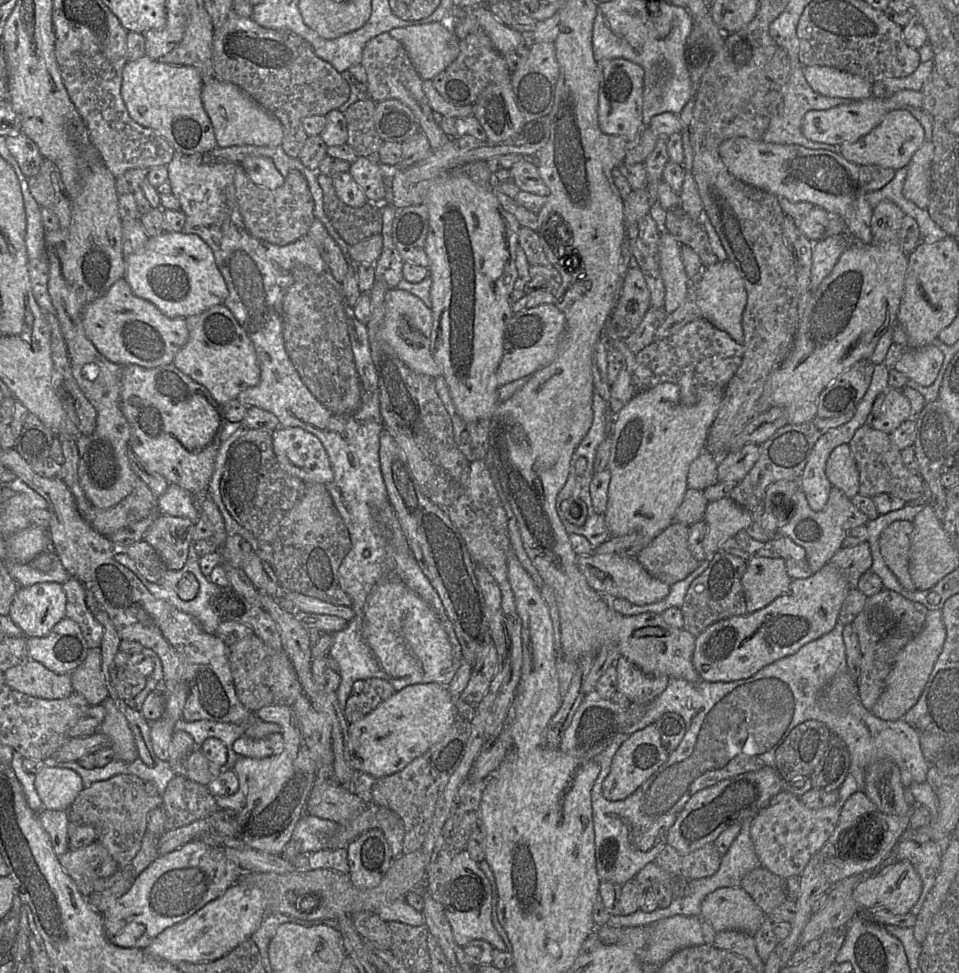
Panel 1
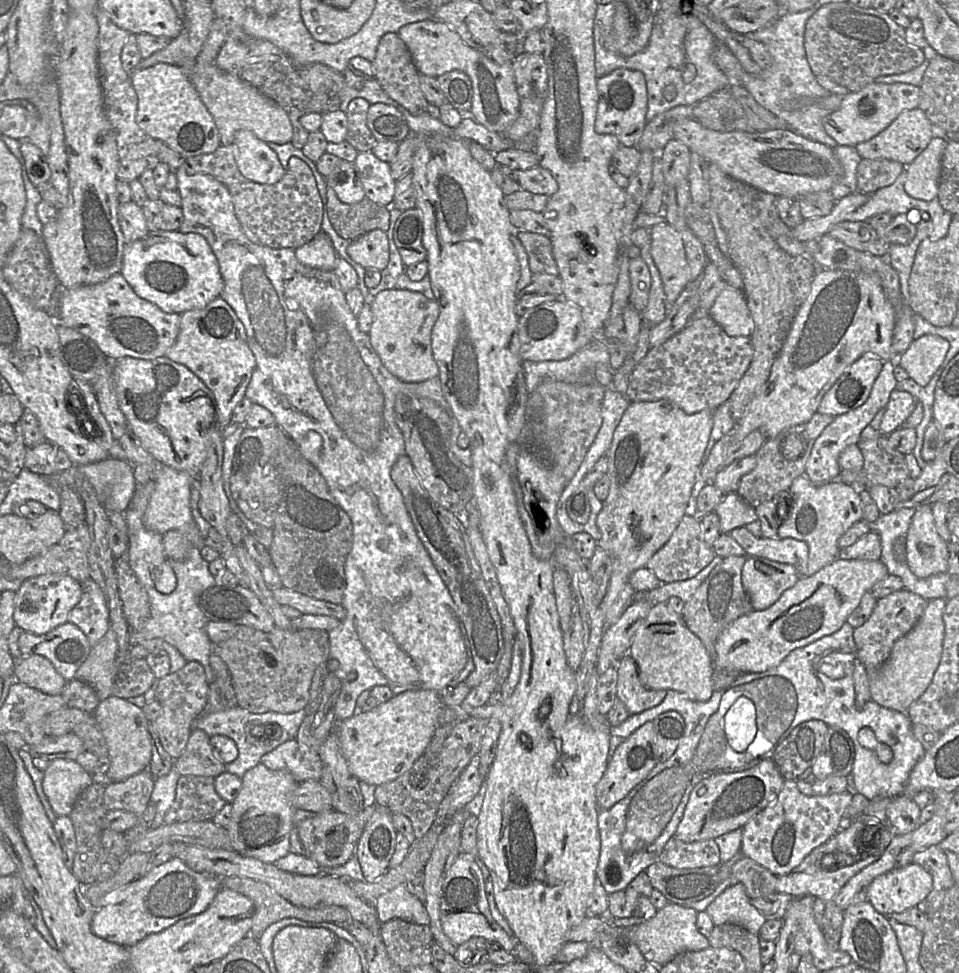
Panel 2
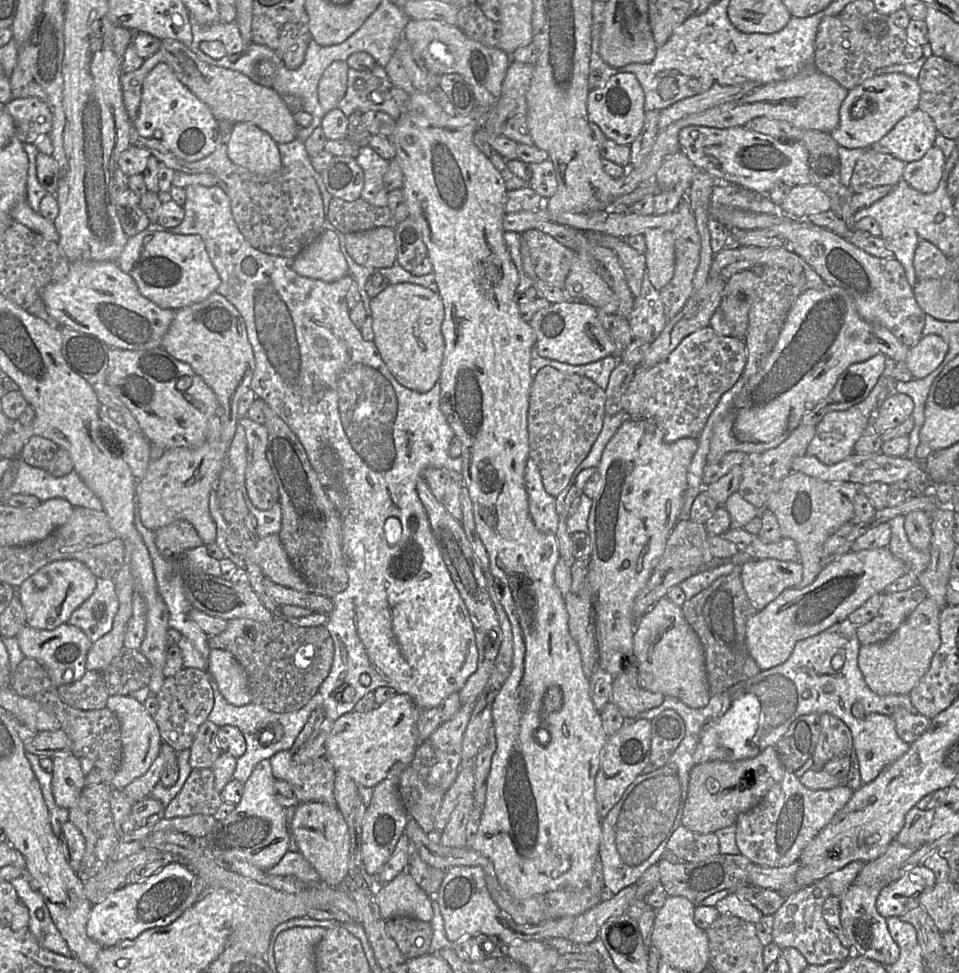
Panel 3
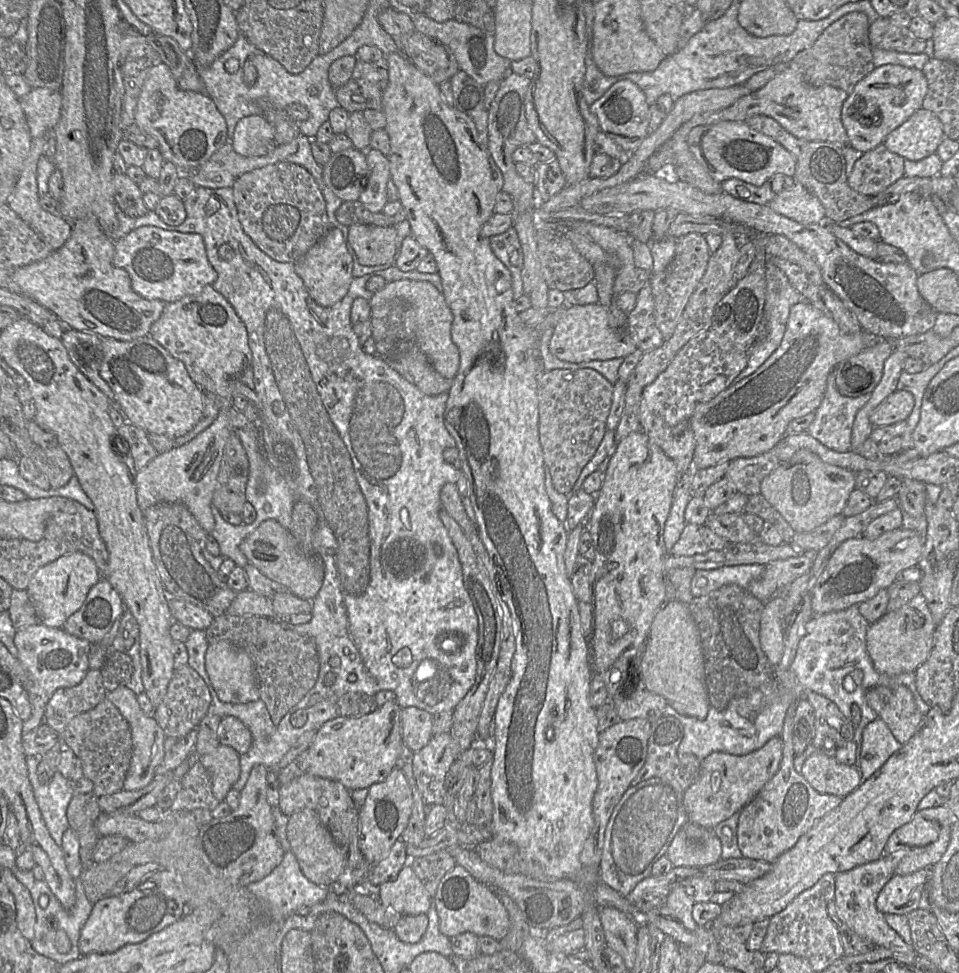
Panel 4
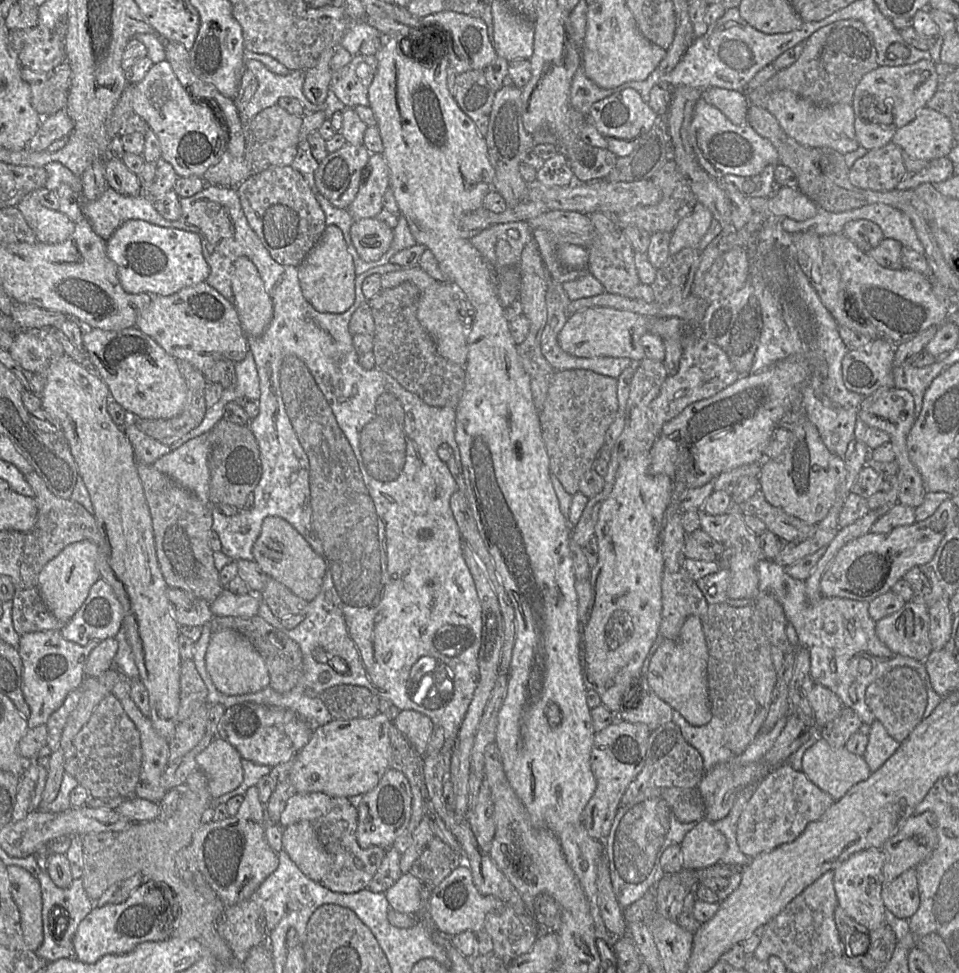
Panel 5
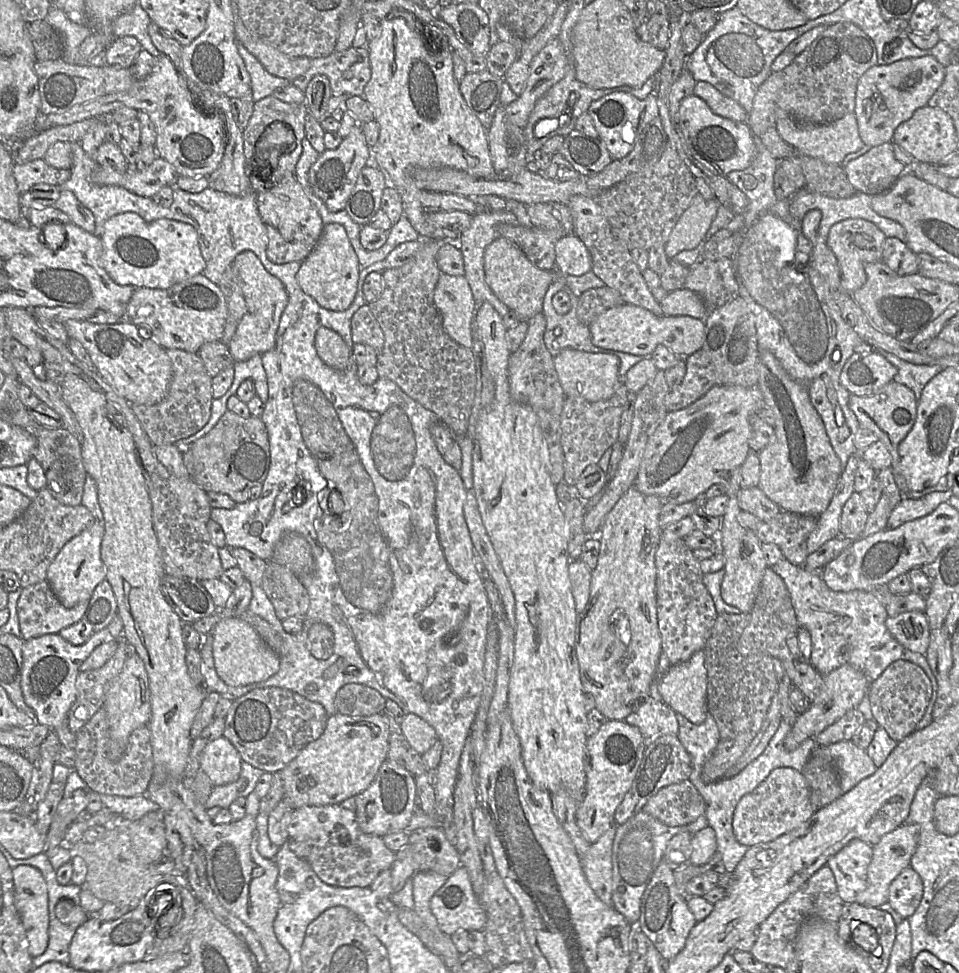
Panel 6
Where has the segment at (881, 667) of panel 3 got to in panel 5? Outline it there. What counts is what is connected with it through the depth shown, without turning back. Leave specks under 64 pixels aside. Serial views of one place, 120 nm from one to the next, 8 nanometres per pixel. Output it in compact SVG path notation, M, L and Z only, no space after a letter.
M916 597L897 612L877 621L875 632L893 653L925 661L933 650L929 624L928 608Z

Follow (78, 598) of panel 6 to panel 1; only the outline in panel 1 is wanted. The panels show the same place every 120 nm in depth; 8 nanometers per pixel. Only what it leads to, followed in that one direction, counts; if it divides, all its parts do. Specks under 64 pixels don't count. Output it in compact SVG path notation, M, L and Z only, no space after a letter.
M39 582L19 588L9 617L26 637L45 637L66 617L66 603L62 584Z

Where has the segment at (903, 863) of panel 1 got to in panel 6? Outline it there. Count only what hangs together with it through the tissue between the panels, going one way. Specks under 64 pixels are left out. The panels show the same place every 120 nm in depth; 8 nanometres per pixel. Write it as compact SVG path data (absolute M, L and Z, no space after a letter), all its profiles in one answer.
M908 866L890 884L888 903L903 919L912 916L923 897L923 882Z

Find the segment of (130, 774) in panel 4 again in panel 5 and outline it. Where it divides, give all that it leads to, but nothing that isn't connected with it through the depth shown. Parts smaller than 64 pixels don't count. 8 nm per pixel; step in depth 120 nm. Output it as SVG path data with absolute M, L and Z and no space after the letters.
M122 678L120 681L118 681L114 686L111 694L120 701L124 711L131 719L131 721L135 724L140 734L142 765L139 780L135 789L135 795L136 797L140 797L153 802L160 802L167 792L167 789L161 784L161 777L168 765L168 741L156 731L151 719L144 716L131 699L129 680L127 680L126 678Z

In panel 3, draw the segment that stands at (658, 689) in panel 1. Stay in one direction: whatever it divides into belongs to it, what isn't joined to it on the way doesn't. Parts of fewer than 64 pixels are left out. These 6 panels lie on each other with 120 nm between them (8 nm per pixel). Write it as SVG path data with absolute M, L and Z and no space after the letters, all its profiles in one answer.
M628 662L624 671L614 679L612 702L617 705L627 720L638 718L639 714L660 706L665 696L644 690L638 683L637 663Z

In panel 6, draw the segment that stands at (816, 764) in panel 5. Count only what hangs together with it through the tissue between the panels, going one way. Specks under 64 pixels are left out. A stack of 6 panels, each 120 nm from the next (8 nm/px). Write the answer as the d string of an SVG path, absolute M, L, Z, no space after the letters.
M851 740L840 741L827 746L818 745L811 755L831 757L839 775L843 794L878 769L866 750L859 748Z

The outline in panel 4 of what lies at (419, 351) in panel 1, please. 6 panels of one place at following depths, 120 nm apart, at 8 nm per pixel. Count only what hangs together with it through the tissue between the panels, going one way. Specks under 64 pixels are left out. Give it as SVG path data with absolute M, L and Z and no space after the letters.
M403 279L387 282L382 289L373 293L369 303L376 306L395 298L401 298L407 303L403 320L407 333L413 336L433 368L444 378L453 379L459 368L460 355L451 338L453 314L443 293L427 281Z

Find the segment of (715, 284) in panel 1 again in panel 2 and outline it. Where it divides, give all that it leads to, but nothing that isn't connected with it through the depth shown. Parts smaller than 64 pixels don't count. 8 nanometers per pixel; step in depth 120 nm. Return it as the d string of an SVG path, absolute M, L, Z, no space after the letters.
M725 285L708 315L731 337L750 337L754 323L742 290Z

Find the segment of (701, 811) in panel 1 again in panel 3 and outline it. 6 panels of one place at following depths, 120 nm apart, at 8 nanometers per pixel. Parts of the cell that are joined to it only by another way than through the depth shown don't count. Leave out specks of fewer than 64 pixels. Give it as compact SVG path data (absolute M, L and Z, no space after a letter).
M774 746L753 758L729 762L712 760L696 765L690 772L681 825L699 834L715 833L735 825L740 814L756 806L782 780L784 771Z

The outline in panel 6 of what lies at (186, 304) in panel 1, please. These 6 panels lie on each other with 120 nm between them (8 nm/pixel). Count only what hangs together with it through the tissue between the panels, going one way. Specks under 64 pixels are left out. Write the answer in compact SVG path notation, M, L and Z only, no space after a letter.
M124 212L105 222L100 239L103 245L101 264L121 286L168 289L205 269L198 234L185 222L167 218L147 222L134 212Z

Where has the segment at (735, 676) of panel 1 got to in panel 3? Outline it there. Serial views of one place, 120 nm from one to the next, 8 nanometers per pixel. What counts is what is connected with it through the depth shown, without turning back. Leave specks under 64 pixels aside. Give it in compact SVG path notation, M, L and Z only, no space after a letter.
M885 547L849 551L823 567L815 580L804 588L788 588L763 610L750 617L746 623L746 645L759 668L764 671L787 661L795 644L817 635L832 625L845 620L853 611L862 606L874 594L884 593L885 588L908 572L907 565Z

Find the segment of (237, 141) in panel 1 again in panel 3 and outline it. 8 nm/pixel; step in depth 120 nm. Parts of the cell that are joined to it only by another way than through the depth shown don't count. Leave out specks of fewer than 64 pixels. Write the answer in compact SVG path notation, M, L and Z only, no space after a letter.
M161 40L160 50L164 55L164 62L176 77L209 107L217 121L231 124L250 122L268 133L277 144L291 142L297 137L299 126L282 97L274 89L260 85L238 71L203 62L182 42Z

